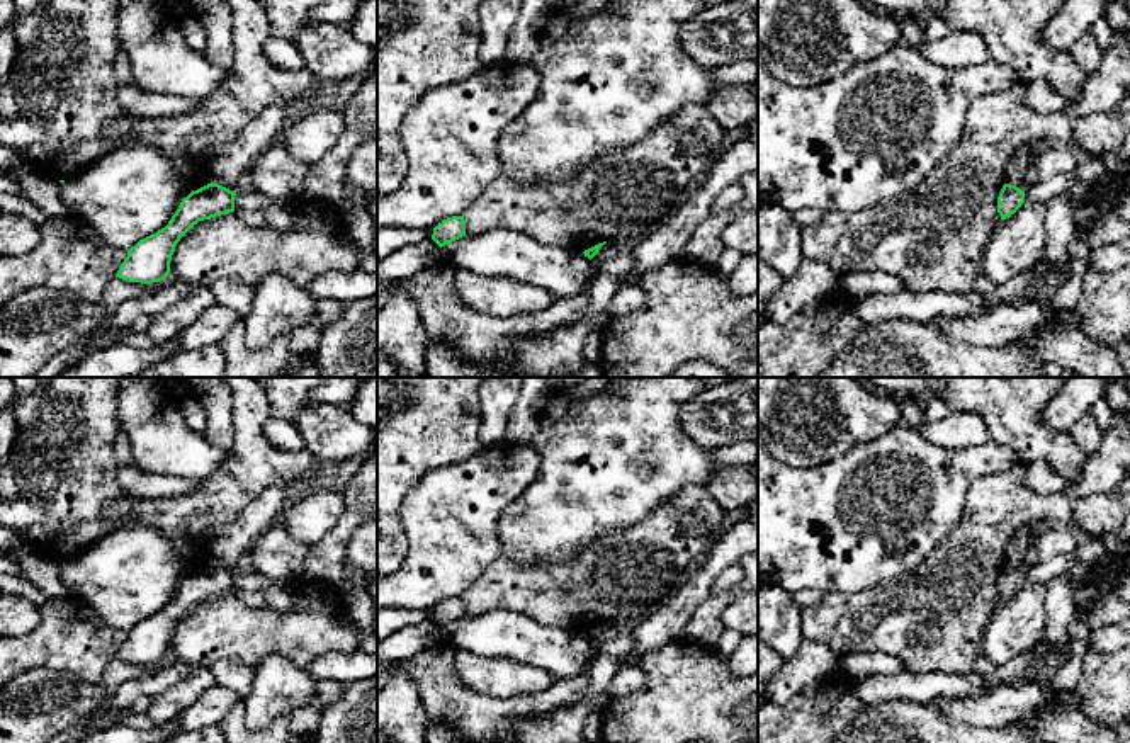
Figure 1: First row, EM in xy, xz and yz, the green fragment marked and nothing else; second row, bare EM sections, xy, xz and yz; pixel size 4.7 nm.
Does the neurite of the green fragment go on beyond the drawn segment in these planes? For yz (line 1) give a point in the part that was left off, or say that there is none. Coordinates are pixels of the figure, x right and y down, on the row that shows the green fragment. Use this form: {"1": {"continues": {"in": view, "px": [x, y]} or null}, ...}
{"1": {"continues": {"in": "yz", "px": [1016, 167]}}}

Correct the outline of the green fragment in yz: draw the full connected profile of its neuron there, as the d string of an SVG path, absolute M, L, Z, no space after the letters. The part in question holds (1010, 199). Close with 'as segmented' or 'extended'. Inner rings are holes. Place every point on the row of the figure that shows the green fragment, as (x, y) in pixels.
M1021 145L1006 163L1006 184L997 196L1001 219L1014 214L1025 202L1025 177L1030 163L1030 145Z | extended

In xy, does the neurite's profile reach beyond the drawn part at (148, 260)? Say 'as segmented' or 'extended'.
extended

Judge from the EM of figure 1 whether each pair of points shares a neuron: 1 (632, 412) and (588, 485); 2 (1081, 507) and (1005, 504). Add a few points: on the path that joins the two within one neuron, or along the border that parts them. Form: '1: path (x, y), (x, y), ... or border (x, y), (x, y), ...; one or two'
1: path (626, 431), (626, 444), (607, 466); one
2: border (1069, 500), (1076, 529); two

